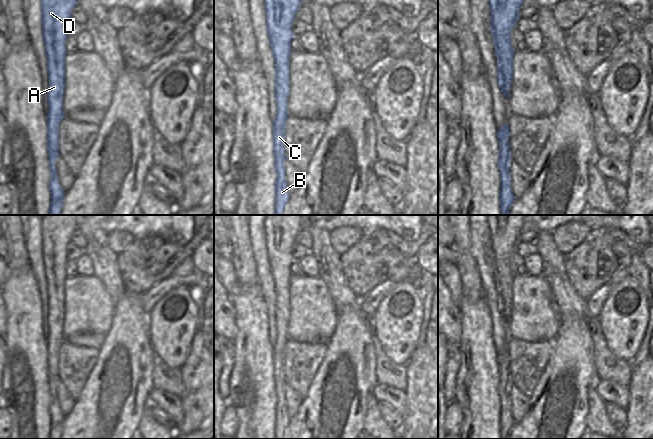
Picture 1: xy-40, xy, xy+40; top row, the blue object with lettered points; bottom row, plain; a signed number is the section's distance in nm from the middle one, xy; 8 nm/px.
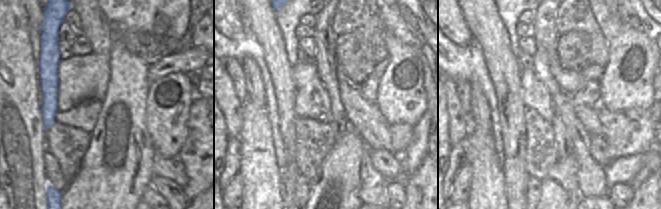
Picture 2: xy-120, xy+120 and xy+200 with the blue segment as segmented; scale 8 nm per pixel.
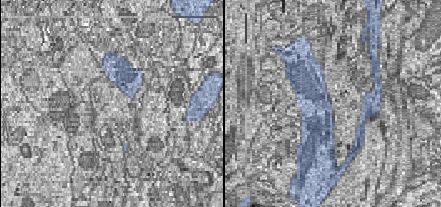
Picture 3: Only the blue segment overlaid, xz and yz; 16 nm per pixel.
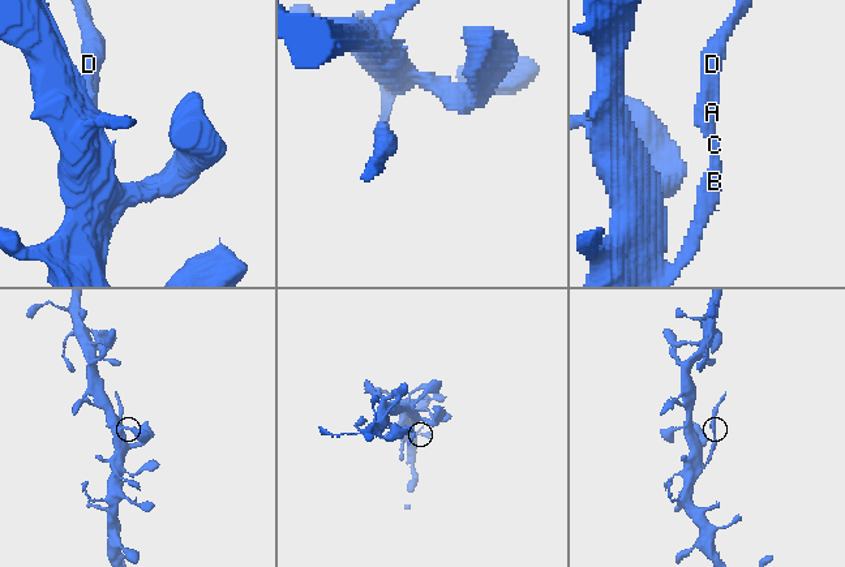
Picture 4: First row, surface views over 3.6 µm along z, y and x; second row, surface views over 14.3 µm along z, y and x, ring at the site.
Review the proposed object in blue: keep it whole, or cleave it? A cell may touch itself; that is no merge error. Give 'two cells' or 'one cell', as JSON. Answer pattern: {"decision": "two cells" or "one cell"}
{"decision": "two cells"}

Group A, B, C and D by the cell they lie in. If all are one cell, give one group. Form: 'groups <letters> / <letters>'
groups A C D / B

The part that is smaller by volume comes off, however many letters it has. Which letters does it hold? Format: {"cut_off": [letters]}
{"cut_off": ["A", "C", "D"]}

